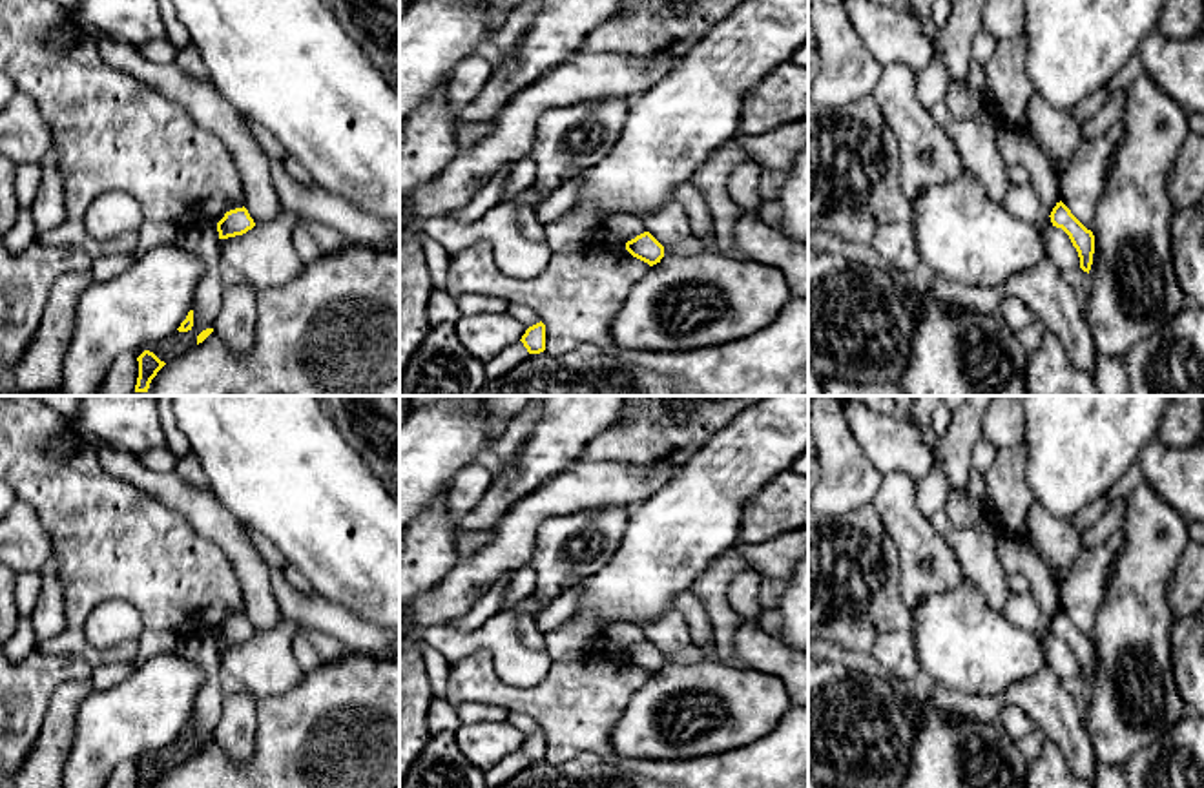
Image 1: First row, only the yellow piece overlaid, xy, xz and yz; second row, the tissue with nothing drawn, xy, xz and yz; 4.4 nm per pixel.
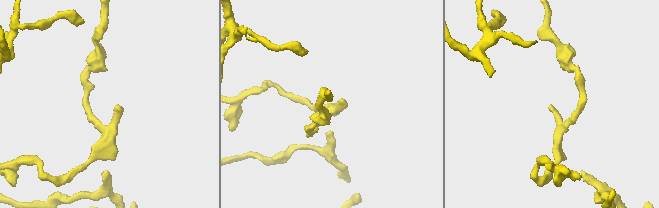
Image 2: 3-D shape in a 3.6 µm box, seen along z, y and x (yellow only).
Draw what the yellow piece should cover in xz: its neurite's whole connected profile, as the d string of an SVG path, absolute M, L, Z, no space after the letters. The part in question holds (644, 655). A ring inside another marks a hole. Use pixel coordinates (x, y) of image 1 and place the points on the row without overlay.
M644 640L628 649L626 658L649 675L660 671L660 668L664 666L664 655L649 640Z

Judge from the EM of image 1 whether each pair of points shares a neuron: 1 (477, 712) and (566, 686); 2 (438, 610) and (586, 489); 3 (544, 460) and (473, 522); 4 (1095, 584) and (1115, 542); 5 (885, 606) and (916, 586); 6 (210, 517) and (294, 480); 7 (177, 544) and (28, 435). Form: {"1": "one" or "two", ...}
{"1": "two", "2": "one", "3": "one", "4": "one", "5": "two", "6": "two", "7": "one"}

